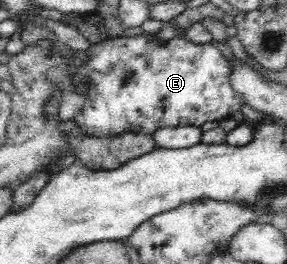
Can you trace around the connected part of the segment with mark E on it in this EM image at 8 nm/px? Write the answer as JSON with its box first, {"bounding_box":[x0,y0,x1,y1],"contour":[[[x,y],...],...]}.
{"bounding_box":[74,33,245,136],"contour":[[[146,33],[103,40],[81,54],[81,61],[75,66],[75,75],[79,77],[79,82],[84,81],[84,77],[93,81],[91,92],[85,94],[87,100],[83,110],[74,117],[77,124],[83,127],[84,136],[116,136],[120,132],[129,132],[131,127],[141,127],[140,134],[148,135],[161,127],[200,127],[206,121],[237,116],[240,106],[245,103],[243,97],[230,87],[226,58],[210,43],[193,44],[181,33],[165,43],[159,43]]]}

